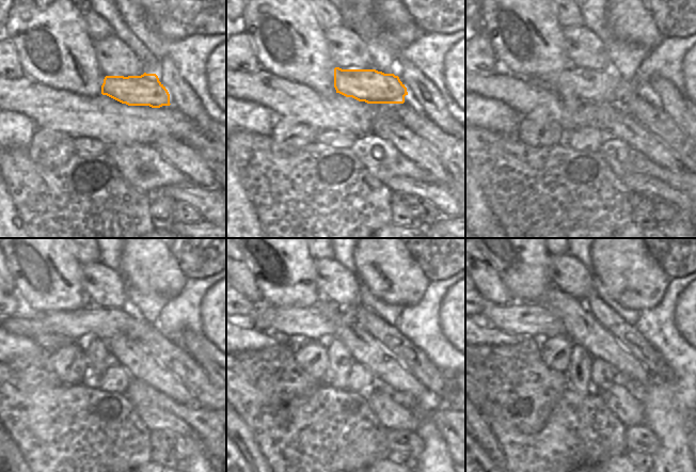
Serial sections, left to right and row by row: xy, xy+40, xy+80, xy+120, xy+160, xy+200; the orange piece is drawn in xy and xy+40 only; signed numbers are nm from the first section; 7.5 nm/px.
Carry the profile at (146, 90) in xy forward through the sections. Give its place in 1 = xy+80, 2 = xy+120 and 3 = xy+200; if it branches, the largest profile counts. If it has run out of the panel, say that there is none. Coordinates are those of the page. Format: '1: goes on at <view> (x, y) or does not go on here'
1: goes on at xy+80 (595, 85)
2: goes on at xy+120 (91, 320)
3: goes on at xy+200 (530, 318)

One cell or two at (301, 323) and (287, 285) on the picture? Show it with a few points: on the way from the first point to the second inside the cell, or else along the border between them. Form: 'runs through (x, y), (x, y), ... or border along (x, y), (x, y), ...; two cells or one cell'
border along (270, 303), (287, 307), (314, 307); two cells

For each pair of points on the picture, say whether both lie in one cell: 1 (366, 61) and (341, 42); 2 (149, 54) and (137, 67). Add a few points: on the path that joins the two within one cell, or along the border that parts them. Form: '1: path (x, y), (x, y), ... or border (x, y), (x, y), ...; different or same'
1: path (360, 58), (347, 48); same
2: border (126, 43), (145, 67); different

